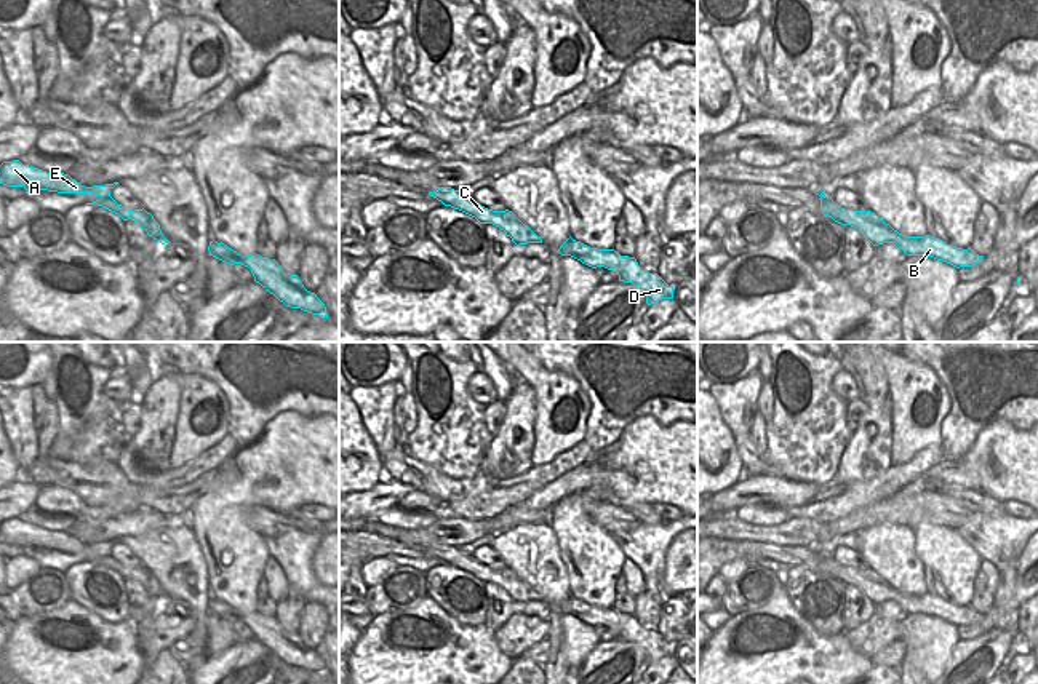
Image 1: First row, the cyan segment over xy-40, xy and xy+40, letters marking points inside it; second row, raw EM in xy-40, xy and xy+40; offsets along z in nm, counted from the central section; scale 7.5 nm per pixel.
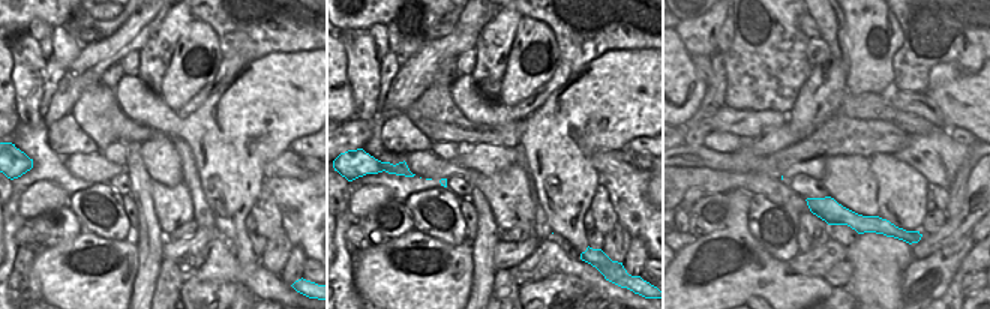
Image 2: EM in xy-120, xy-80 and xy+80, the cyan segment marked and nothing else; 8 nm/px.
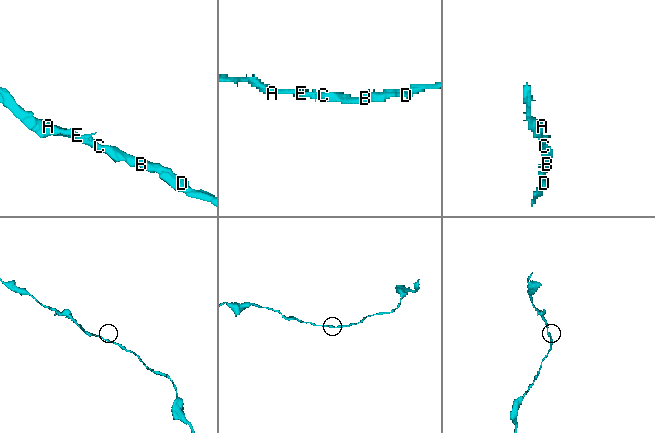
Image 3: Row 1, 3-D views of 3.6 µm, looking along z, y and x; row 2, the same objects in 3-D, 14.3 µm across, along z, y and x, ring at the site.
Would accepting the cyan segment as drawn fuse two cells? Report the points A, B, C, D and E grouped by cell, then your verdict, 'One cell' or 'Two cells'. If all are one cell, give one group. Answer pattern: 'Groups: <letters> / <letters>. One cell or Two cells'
Groups: A B C D E. One cell

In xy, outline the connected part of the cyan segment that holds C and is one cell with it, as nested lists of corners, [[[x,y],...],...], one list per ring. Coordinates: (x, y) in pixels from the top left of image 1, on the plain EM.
[[[441,545],[438,548],[429,550],[429,553],[441,559],[445,564],[451,564],[475,575],[480,582],[493,582],[499,585],[505,590],[507,595],[512,596],[517,604],[528,601],[542,601],[542,598],[512,569],[493,569],[481,564],[467,553],[465,545],[461,545],[459,548]]]

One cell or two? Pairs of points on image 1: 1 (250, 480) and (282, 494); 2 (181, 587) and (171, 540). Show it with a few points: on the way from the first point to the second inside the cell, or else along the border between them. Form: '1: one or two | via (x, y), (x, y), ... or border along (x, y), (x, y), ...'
1: one | via (256, 486), (274, 488)
2: one | via (170, 577), (167, 572), (171, 564), (171, 552)

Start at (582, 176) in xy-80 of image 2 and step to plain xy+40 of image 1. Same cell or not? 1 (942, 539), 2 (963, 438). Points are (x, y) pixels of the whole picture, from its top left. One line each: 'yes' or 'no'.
1: yes
2: no

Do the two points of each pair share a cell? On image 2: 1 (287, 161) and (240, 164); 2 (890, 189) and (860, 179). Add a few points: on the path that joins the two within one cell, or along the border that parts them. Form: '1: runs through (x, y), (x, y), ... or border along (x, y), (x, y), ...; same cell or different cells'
1: border along (285, 150), (266, 165), (263, 176); different cells
2: border along (869, 158), (869, 167), (876, 180), (878, 215); different cells

